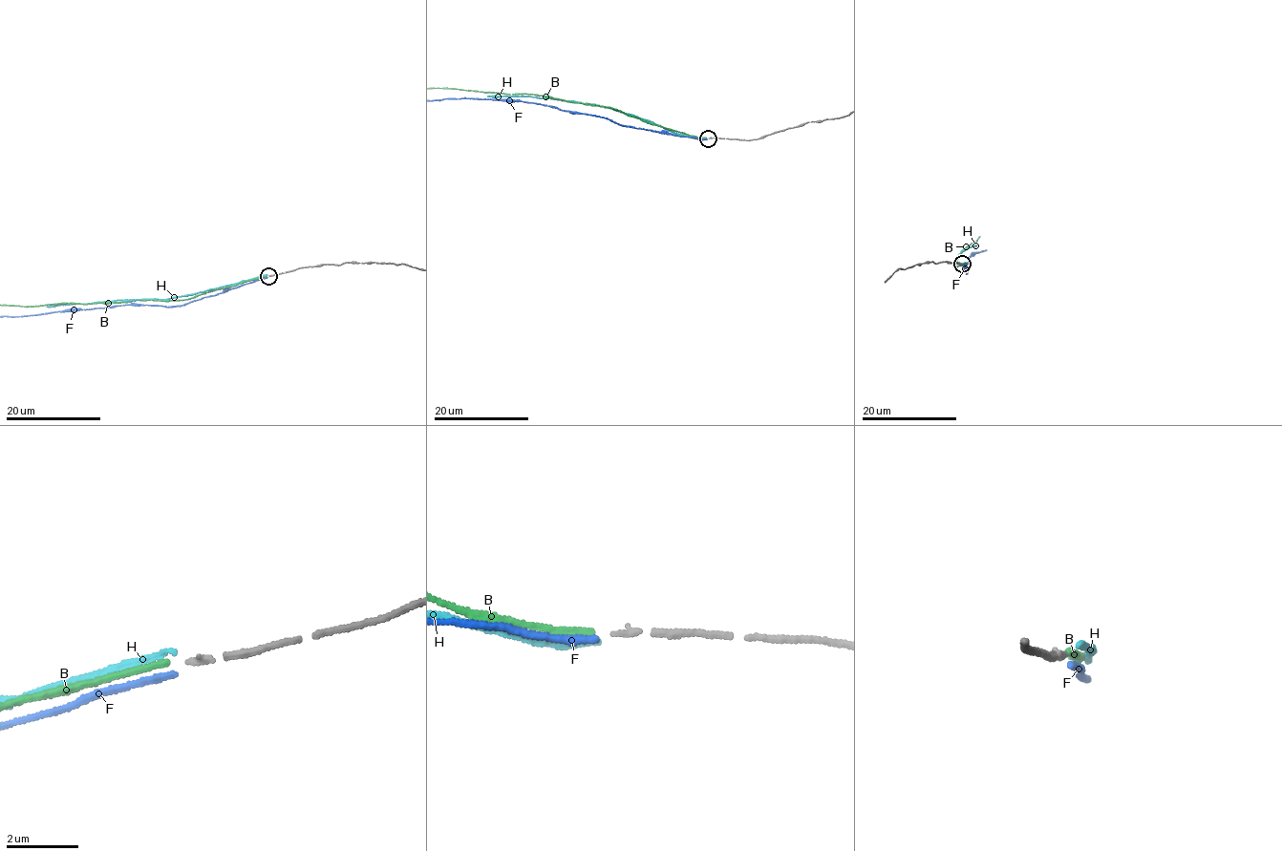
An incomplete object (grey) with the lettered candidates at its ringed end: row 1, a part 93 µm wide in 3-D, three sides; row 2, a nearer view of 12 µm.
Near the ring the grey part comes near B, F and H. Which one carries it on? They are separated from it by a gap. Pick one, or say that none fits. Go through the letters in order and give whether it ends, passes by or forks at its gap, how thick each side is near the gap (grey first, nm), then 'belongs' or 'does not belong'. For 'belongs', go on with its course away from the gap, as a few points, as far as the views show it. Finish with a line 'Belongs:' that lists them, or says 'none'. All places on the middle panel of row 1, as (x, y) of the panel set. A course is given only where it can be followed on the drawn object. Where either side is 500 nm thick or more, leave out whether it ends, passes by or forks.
B: it ends there; 160 nm thick on the grey side, 170 nm on the other; belongs
F: it ends there; 160 nm thick on the grey side, 190 nm on the other; does not belong
H: it ends there; 160 nm thick on the grey side, 140 nm on the other; does not belong
Belongs: B

